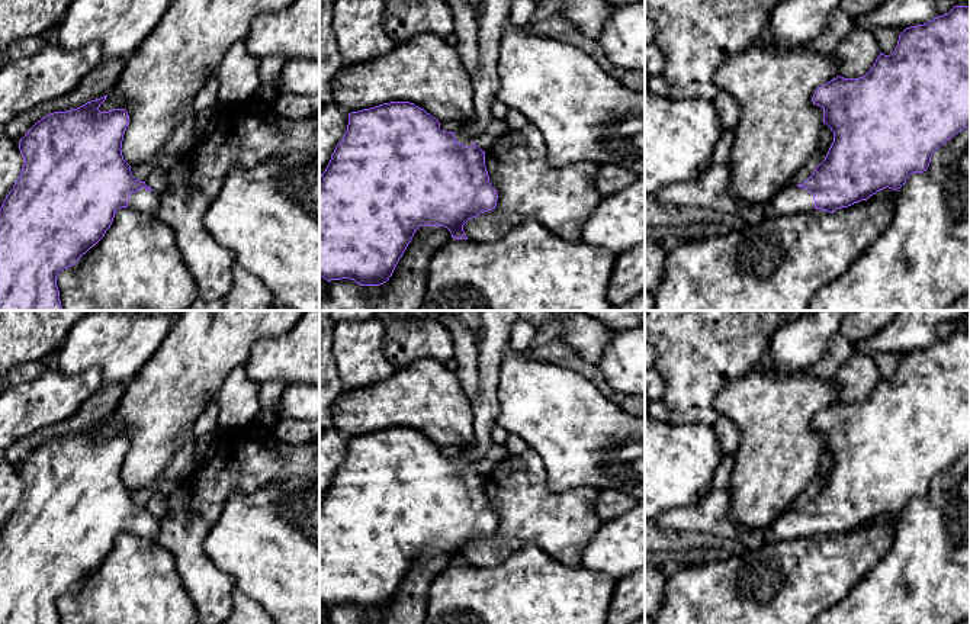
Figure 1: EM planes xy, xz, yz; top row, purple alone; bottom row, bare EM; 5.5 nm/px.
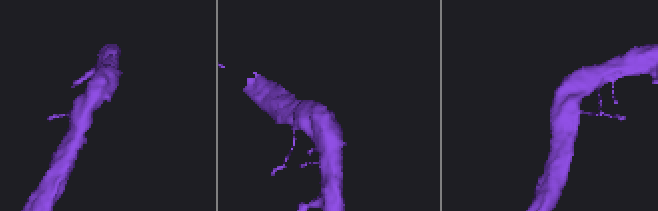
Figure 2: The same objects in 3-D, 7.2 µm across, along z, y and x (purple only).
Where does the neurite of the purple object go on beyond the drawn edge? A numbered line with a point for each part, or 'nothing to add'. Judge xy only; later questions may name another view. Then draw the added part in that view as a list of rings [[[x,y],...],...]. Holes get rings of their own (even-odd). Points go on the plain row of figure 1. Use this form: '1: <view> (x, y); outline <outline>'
1: xy (148, 527); outline [[[145,512],[139,514],[136,518],[132,518],[128,524],[128,533],[157,540],[161,531],[161,521],[155,517],[147,517]]]

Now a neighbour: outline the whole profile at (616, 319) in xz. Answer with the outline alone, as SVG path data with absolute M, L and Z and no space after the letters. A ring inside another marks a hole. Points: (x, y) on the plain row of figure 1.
M579 311L613 331L645 327L645 311Z

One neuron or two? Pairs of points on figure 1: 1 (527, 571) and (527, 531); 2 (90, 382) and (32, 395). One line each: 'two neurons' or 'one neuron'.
1: two neurons
2: one neuron

